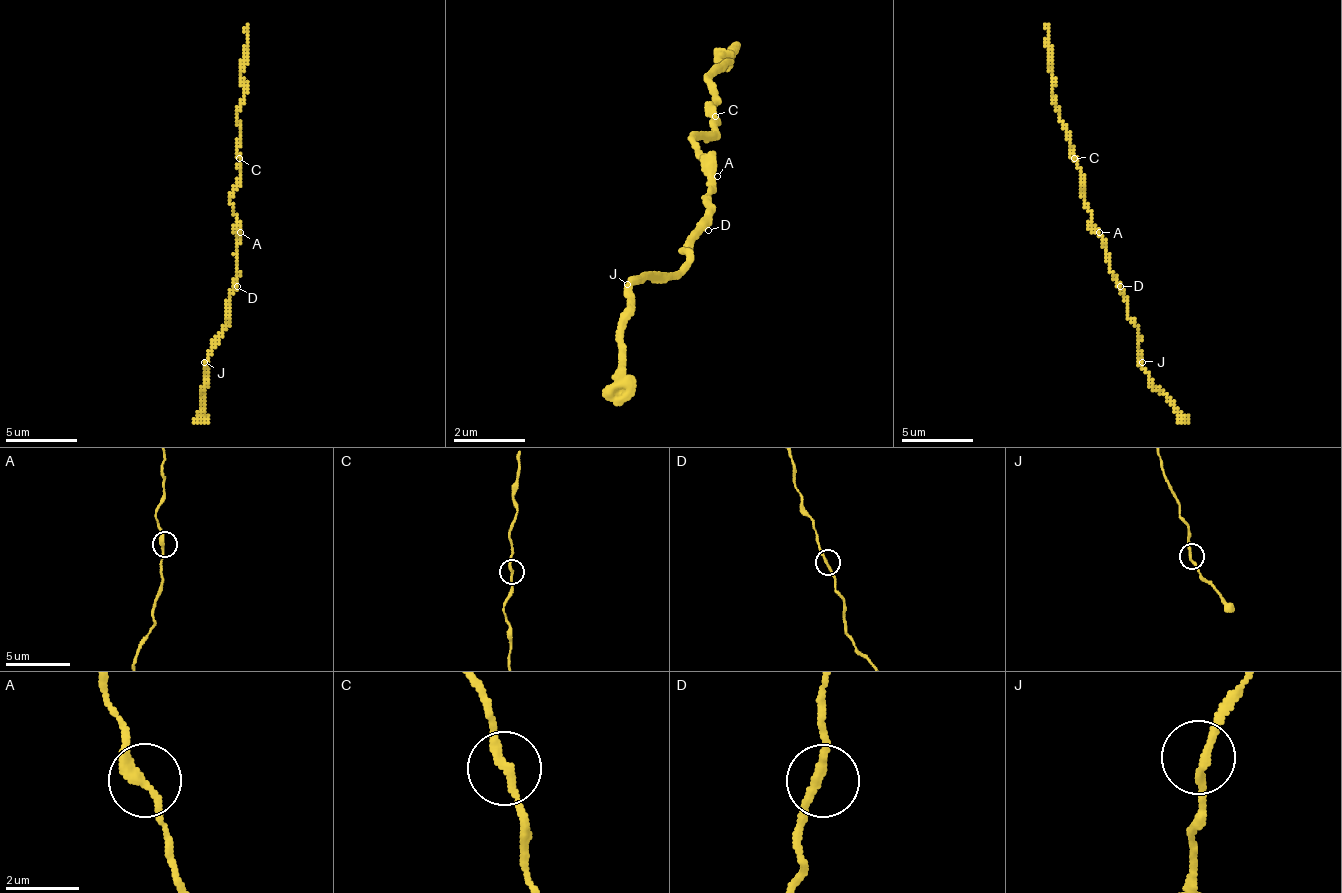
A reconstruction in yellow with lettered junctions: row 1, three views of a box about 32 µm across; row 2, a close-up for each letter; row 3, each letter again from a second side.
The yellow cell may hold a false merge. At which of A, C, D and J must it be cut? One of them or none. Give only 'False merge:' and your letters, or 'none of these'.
False merge: none of these

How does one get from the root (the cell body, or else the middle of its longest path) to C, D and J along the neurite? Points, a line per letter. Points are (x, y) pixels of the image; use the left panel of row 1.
C: (237, 232), (237, 215), (230, 193), (240, 175), (240, 157)
D: (237, 232), (237, 286)
J: (237, 232), (237, 286), (230, 297), (230, 322), (204, 362)

